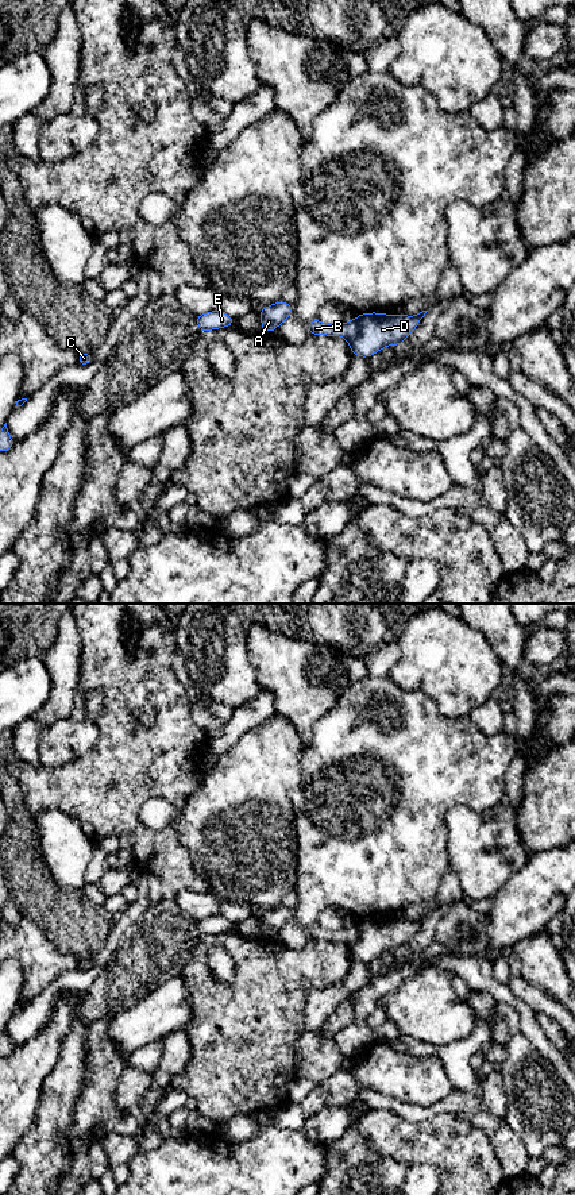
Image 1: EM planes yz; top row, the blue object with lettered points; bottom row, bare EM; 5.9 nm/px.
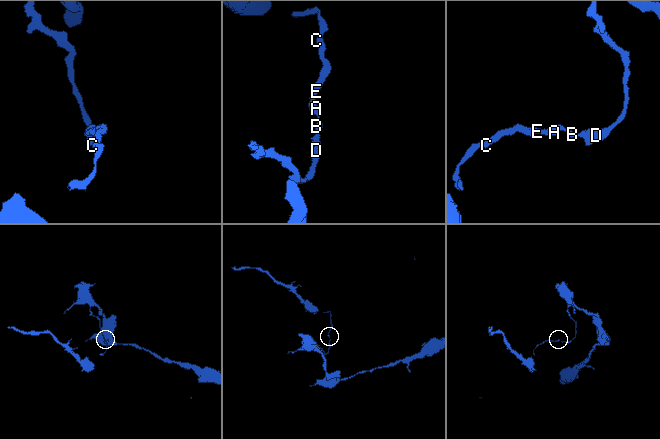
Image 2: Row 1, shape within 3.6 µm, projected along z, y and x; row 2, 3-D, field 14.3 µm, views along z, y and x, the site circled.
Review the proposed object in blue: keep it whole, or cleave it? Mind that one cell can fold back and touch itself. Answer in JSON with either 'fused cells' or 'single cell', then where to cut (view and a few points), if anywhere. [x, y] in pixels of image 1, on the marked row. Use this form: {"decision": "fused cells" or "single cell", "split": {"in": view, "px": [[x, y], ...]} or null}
{"decision": "fused cells", "split": {"in": "yz", "px": [[357, 319], [358, 334], [350, 343]]}}

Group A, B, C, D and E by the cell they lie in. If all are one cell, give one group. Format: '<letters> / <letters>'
A B C E / D

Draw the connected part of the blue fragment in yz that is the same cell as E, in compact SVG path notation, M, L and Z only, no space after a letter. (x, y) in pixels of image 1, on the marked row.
M221 309L196 315L196 321L200 332L232 327L235 324L235 319L223 312Z

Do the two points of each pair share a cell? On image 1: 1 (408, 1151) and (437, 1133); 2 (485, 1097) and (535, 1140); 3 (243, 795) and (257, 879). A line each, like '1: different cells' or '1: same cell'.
1: same cell
2: different cells
3: same cell

